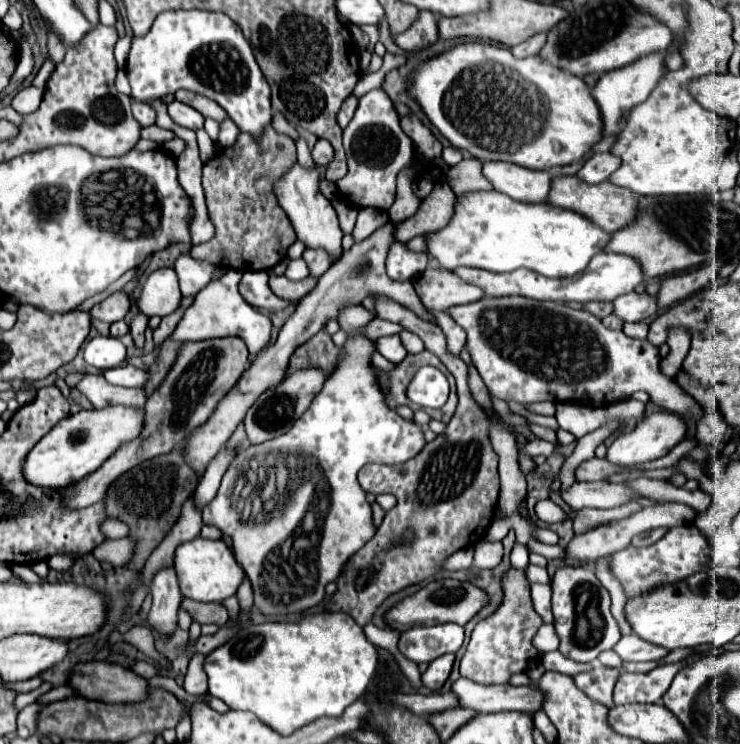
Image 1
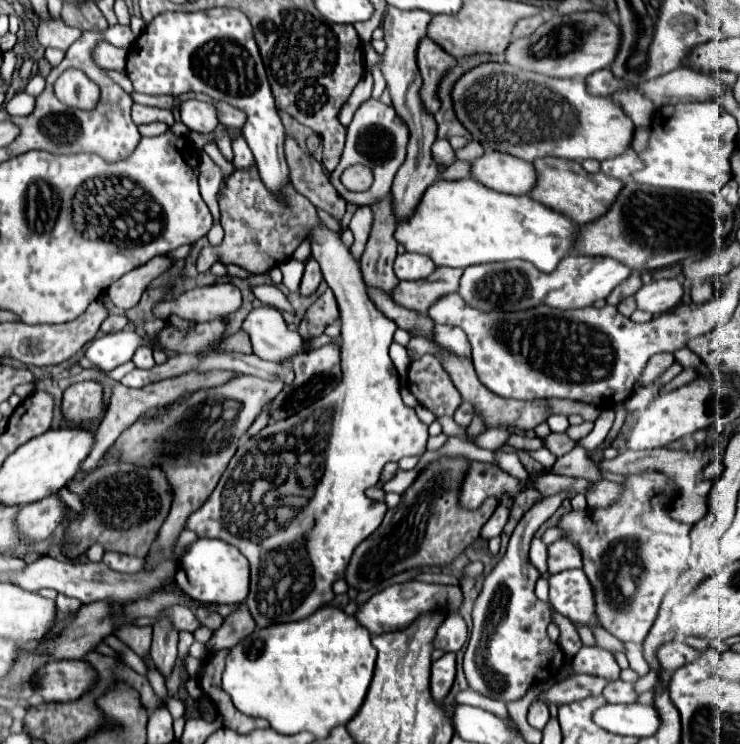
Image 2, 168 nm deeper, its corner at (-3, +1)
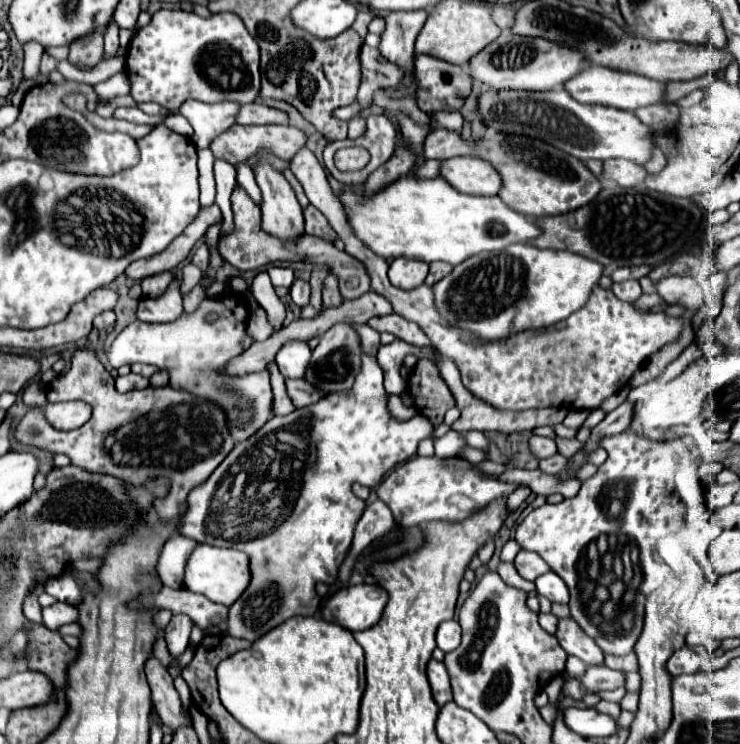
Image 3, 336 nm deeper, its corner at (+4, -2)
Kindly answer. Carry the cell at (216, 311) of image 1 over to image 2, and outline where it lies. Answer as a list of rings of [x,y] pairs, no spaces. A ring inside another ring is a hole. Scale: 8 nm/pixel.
[[[268,305],[254,308],[242,322],[242,330],[250,336],[254,354],[260,356],[262,360],[272,362],[280,362],[292,358],[298,352],[314,350],[318,346],[334,342],[330,336],[324,334],[306,344],[298,332],[290,332],[286,328],[280,310]]]

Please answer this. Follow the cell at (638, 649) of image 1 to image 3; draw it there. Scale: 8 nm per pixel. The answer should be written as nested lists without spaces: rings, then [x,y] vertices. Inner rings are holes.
[[[683,647],[675,651],[675,655],[669,659],[667,669],[671,675],[683,675],[683,673],[697,673],[701,669],[701,657],[691,651],[689,647]]]

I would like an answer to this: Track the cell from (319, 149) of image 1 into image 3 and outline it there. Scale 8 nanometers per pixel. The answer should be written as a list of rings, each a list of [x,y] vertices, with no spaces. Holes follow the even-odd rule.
[[[235,125],[235,127],[227,129],[223,135],[219,135],[219,139],[213,139],[211,151],[213,151],[215,159],[227,161],[231,165],[243,163],[249,157],[257,155],[259,151],[271,151],[275,157],[279,157],[283,161],[289,161],[299,151],[299,147],[305,145],[305,141],[307,141],[305,133],[291,127],[291,125],[249,125],[249,127]]]

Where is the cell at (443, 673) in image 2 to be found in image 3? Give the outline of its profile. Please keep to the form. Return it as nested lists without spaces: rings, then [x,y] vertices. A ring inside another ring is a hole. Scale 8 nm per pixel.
[[[431,659],[427,663],[427,677],[429,677],[429,683],[431,683],[431,691],[433,691],[435,703],[439,707],[449,703],[453,697],[451,697],[451,685],[449,685],[449,675],[447,675],[445,665],[441,661]]]

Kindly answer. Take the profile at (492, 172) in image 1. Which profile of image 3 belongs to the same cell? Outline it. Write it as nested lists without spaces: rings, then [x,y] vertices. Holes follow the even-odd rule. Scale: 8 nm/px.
[[[453,157],[441,161],[439,177],[445,179],[453,189],[469,195],[497,195],[501,187],[499,173],[483,159],[475,157]]]

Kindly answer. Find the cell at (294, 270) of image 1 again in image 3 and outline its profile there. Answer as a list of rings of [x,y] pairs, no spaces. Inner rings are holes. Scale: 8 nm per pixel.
[[[271,267],[267,273],[275,287],[279,287],[279,285],[291,287],[291,283],[293,283],[293,269],[289,269],[289,267]]]

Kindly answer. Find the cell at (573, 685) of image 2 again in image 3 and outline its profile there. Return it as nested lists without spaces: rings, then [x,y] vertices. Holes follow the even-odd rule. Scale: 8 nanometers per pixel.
[[[599,665],[599,667],[589,667],[587,673],[581,677],[581,681],[589,691],[597,693],[597,691],[625,687],[625,673],[623,671],[613,671],[605,665]]]

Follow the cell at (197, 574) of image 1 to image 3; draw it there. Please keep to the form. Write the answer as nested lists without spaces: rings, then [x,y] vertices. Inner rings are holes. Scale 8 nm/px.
[[[199,545],[185,565],[185,589],[201,593],[207,599],[231,607],[251,581],[249,557],[237,549],[221,549],[213,545]]]

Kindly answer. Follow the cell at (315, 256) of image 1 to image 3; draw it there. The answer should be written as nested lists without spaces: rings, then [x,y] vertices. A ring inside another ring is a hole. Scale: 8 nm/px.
[[[297,279],[297,281],[291,285],[289,295],[291,295],[291,299],[293,299],[293,303],[295,303],[297,307],[309,305],[309,283]]]

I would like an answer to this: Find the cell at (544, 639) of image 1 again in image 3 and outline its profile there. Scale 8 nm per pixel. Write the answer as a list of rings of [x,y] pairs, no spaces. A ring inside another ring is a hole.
[[[539,613],[539,625],[551,635],[557,631],[557,621],[559,619],[553,613]]]

